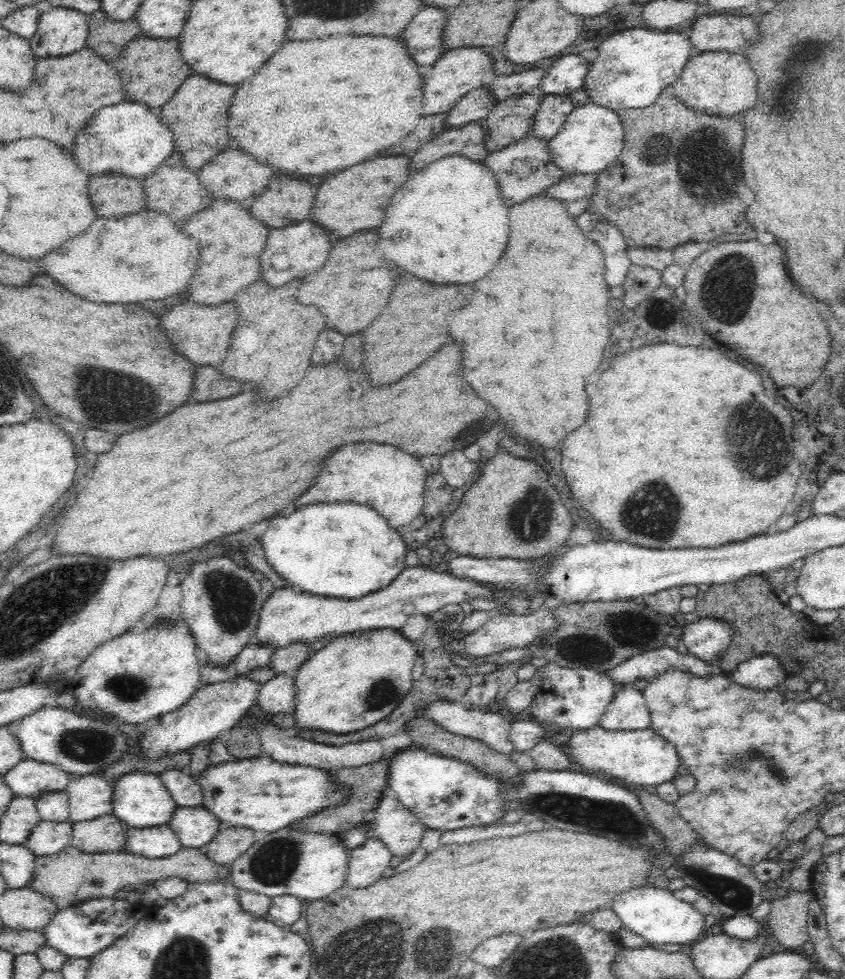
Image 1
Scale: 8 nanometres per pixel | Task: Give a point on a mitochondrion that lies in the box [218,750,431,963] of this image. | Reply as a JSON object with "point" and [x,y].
{"point":[273,864]}

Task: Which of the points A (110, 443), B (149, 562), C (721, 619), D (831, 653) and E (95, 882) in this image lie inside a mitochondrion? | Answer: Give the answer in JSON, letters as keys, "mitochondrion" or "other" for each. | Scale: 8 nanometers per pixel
{"A":"other","B":"other","C":"other","D":"mitochondrion","E":"mitochondrion"}

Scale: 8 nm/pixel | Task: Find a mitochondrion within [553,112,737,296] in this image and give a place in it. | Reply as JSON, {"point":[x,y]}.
{"point":[703,183]}

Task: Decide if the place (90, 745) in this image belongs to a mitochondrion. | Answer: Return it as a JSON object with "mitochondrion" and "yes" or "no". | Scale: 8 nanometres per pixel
{"mitochondrion":"yes"}

